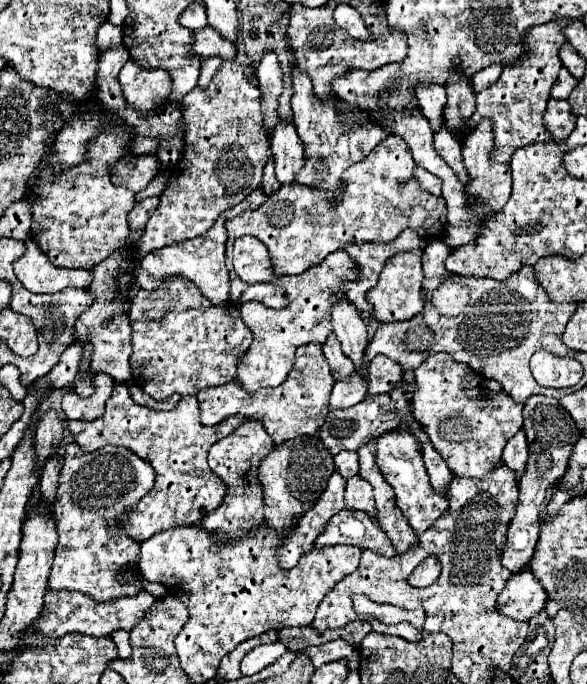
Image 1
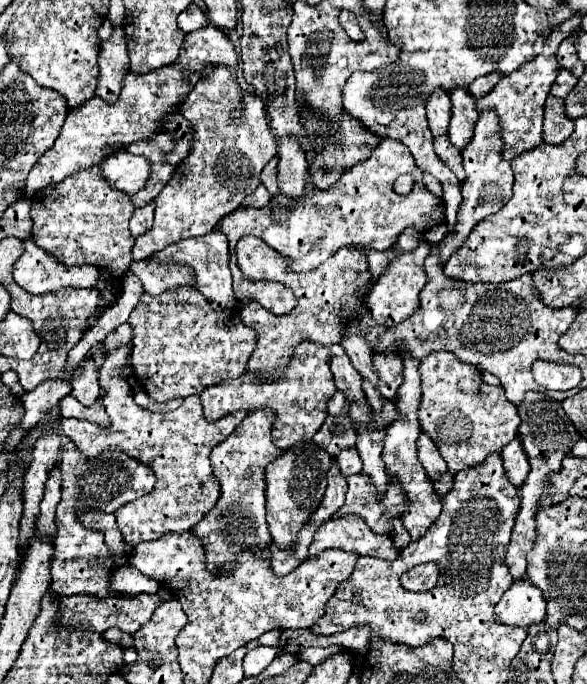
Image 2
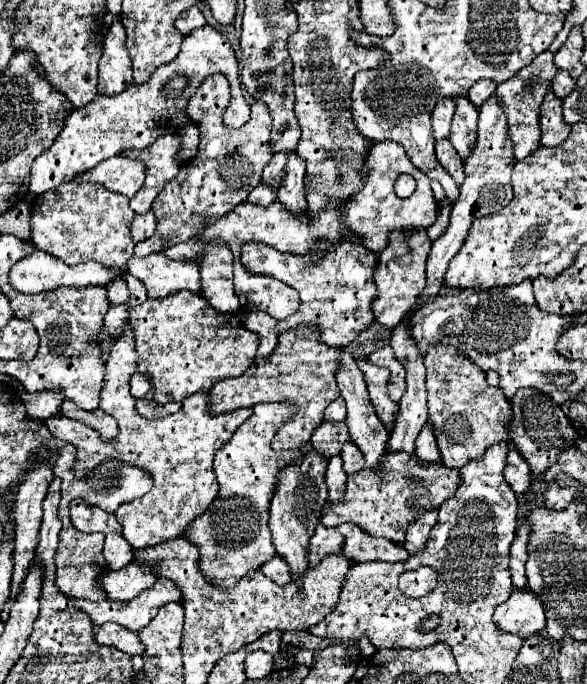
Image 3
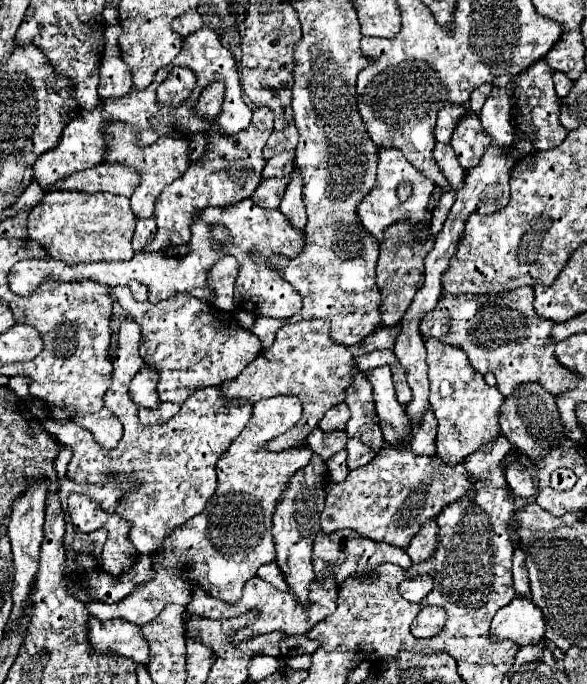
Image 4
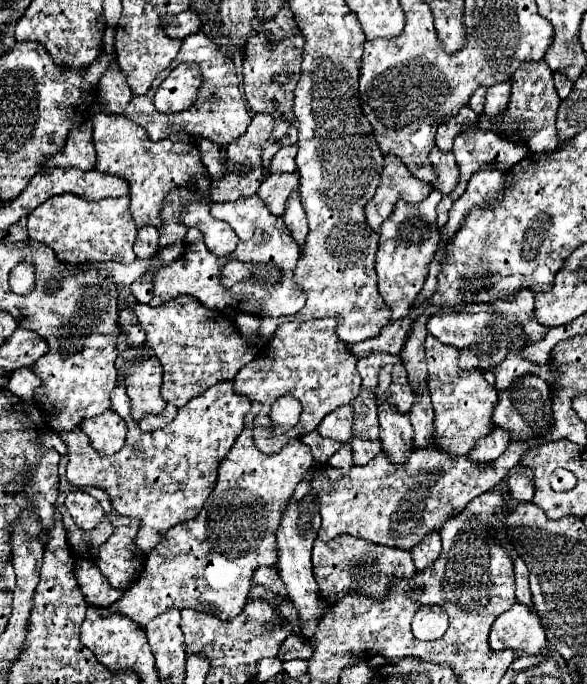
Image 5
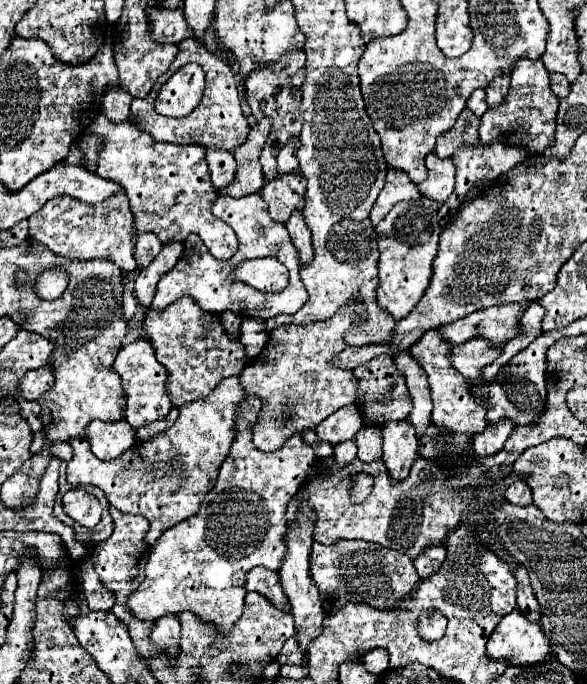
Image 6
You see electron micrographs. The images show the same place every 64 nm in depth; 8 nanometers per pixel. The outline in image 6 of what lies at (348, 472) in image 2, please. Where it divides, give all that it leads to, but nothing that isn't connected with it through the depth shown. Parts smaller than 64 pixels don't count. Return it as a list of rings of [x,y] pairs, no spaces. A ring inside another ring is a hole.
[[[360,428],[356,434],[356,446],[358,454],[356,458],[362,462],[372,462],[382,456],[382,440],[380,440],[380,428]]]

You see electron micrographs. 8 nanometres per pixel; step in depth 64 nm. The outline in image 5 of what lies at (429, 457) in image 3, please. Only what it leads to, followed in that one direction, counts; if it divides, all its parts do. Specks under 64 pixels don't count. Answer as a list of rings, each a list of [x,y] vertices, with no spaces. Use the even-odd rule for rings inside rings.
[[[428,392],[420,396],[420,404],[414,404],[408,412],[412,426],[414,426],[414,446],[416,448],[428,448],[430,440],[434,436],[434,410],[430,404]]]

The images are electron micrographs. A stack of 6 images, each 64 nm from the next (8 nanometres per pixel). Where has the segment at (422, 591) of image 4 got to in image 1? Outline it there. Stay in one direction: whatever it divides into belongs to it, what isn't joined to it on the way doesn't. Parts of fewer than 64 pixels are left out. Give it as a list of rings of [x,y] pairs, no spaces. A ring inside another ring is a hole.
[[[426,556],[420,566],[416,566],[416,570],[410,576],[410,584],[412,586],[428,586],[432,582],[436,582],[436,578],[440,576],[440,562],[436,556]]]

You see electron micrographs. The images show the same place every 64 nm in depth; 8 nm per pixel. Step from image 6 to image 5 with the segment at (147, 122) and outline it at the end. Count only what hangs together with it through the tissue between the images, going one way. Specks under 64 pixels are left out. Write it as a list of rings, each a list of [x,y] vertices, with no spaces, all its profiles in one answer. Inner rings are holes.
[[[202,30],[192,36],[186,36],[182,40],[182,48],[172,64],[180,64],[180,62],[194,62],[202,70],[202,76],[204,76],[202,86],[196,96],[196,102],[188,110],[176,112],[176,114],[162,114],[154,108],[154,92],[160,86],[160,82],[170,74],[170,68],[166,68],[152,82],[152,88],[146,94],[134,96],[130,100],[130,104],[126,106],[122,116],[136,122],[138,126],[142,126],[148,132],[148,138],[152,142],[158,142],[162,138],[170,138],[176,142],[196,142],[200,138],[208,138],[208,140],[224,146],[224,144],[230,144],[232,140],[236,140],[240,134],[244,134],[252,118],[242,100],[242,92],[238,88],[238,76],[234,70],[234,62],[226,54],[222,54],[220,48],[212,42],[212,38]],[[210,96],[216,96],[216,100],[212,100]]]

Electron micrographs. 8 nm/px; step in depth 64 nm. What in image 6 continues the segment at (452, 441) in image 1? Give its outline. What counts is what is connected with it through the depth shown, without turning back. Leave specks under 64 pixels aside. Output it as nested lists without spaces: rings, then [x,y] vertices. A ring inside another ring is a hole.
[[[428,330],[412,346],[412,358],[426,370],[426,376],[428,376],[432,402],[434,402],[434,412],[432,412],[434,426],[474,438],[476,434],[484,432],[484,428],[488,426],[488,420],[486,420],[488,404],[486,404],[486,398],[474,398],[474,382],[480,382],[480,378],[468,380],[452,366],[450,352],[448,352],[450,348],[452,346],[448,342],[442,342],[440,336],[436,336],[436,330]]]

